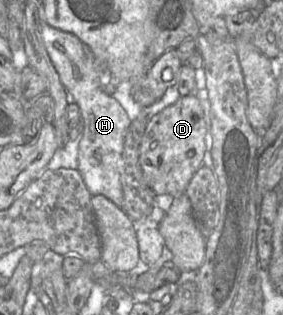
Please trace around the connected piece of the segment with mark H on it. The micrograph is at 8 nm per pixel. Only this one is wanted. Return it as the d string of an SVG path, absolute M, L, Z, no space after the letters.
M42 20L40 34L60 81L70 99L80 108L84 128L79 142L78 169L83 181L92 196L103 195L122 207L123 149L132 121L119 102L103 91L99 76L93 67L95 56L86 44L75 35L55 29Z

